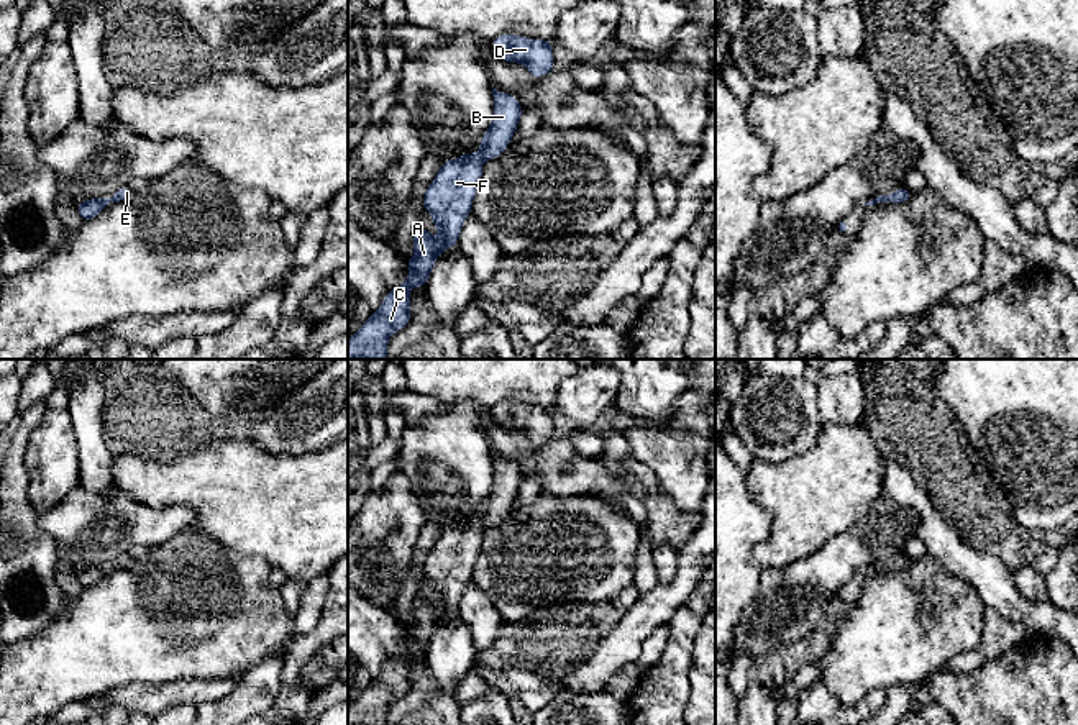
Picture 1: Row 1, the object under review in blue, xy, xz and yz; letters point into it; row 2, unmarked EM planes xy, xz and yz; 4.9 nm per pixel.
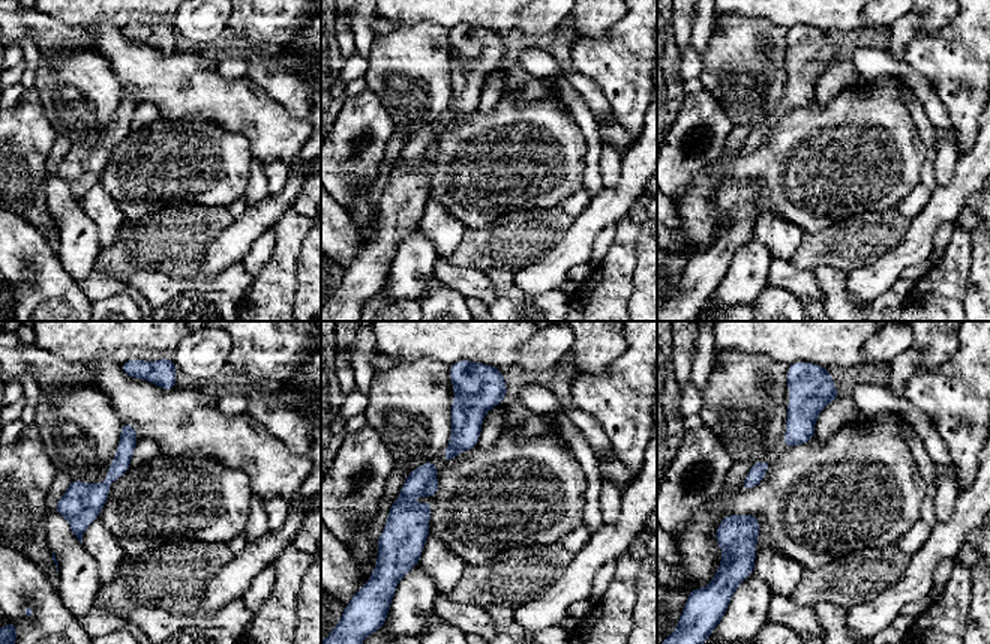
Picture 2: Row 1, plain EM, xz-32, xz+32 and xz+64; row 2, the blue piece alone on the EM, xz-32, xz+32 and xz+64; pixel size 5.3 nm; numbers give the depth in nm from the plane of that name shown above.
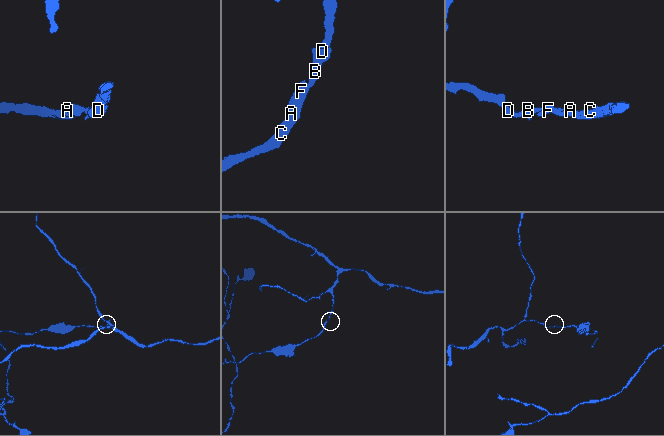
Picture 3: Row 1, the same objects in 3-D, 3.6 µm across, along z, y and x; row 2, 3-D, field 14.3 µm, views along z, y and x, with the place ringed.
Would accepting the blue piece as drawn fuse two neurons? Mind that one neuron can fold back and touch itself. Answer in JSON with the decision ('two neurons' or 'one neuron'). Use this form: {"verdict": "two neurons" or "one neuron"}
{"verdict": "one neuron"}

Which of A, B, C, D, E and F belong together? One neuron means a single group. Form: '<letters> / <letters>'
A B C D E F

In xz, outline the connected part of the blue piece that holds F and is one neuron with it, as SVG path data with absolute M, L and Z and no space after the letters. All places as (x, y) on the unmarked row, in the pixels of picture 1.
M492 456L494 484L482 502L479 522L464 520L441 530L441 536L427 556L422 572L432 581L440 602L432 605L418 589L413 612L415 620L407 628L410 643L384 664L377 679L348 707L348 725L387 725L387 707L410 689L410 653L425 656L438 622L458 612L461 594L471 581L474 561L481 551L482 530L499 525L514 505L522 484L520 469L509 461Z

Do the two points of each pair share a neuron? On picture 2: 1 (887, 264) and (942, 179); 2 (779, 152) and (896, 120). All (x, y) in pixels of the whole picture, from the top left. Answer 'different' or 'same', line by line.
1: different
2: same

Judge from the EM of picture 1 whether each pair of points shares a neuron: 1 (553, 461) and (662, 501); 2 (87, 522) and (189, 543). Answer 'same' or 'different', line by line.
1: same
2: different

